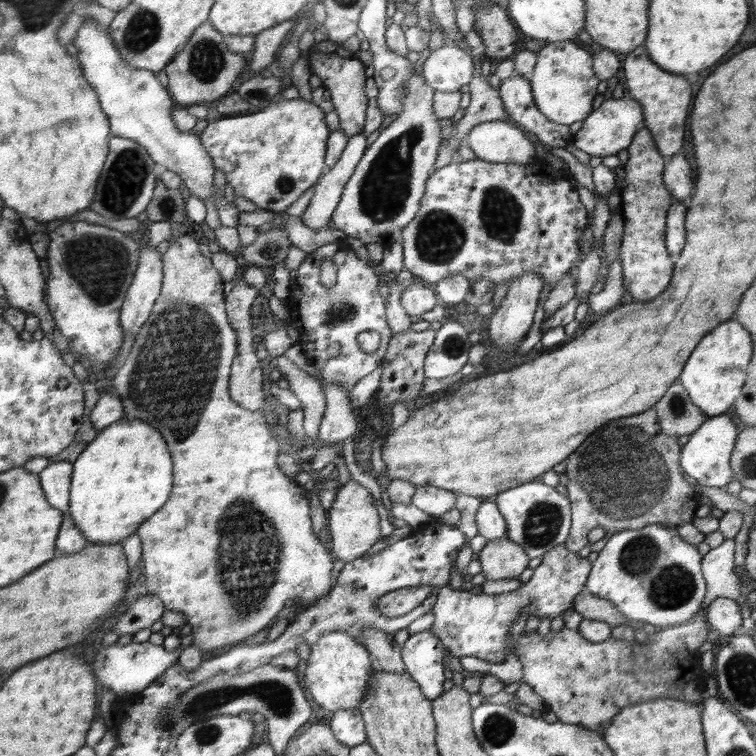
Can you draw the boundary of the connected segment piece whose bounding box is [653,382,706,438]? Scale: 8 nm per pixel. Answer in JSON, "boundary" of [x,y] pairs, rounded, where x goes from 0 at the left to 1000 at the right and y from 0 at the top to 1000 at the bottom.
{"boundary":[[[893,505],[870,534],[864,537],[870,544],[872,558],[884,575],[906,579],[931,561],[934,546],[914,530],[903,508]]]}

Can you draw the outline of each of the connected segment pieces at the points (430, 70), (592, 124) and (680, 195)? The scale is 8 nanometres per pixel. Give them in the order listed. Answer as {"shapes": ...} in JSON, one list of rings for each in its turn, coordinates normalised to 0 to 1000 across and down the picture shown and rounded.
{"shapes":[[[[591,56],[569,67],[556,98],[577,120],[606,120],[627,103],[626,79],[612,63]]],[[[827,126],[823,130],[799,131],[792,143],[786,144],[772,161],[767,163],[767,169],[761,173],[757,189],[776,201],[780,206],[807,206],[817,204],[820,198],[831,196],[831,192],[840,183],[844,172],[844,164],[854,159],[854,149],[851,146],[851,136],[841,134],[833,126]]],[[[902,204],[885,208],[882,225],[877,230],[877,241],[888,253],[892,267],[905,267],[906,262],[913,258],[913,251],[918,246],[913,222],[915,222],[913,214]]]]}

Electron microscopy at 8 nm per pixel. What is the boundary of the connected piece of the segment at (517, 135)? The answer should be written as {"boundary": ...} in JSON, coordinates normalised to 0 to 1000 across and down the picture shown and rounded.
{"boundary":[[[656,159],[627,167],[615,183],[630,209],[646,214],[683,214],[697,217],[708,208],[704,188],[677,161]]]}

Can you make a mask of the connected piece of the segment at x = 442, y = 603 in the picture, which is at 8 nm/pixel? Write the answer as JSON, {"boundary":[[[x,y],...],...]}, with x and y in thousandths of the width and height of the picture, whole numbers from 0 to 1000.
{"boundary":[[[745,720],[735,721],[717,734],[717,743],[705,753],[705,763],[681,782],[646,787],[595,776],[556,774],[513,783],[501,794],[501,808],[513,816],[532,815],[558,800],[566,787],[577,787],[575,800],[570,804],[574,823],[567,833],[586,849],[594,865],[598,864],[607,872],[611,868],[630,868],[661,878],[673,864],[671,841],[680,820],[692,810],[697,811],[697,817],[706,812],[713,820],[726,817],[730,821],[731,817],[743,815],[747,807],[757,804],[759,788],[766,788],[767,780],[776,772],[783,745],[775,737],[767,738],[765,731],[751,728]]]}

